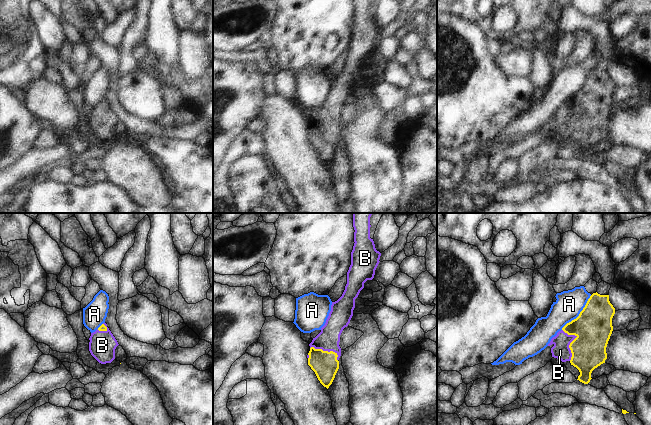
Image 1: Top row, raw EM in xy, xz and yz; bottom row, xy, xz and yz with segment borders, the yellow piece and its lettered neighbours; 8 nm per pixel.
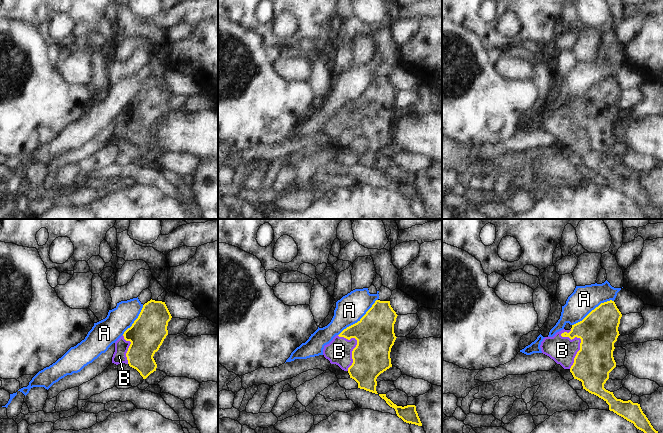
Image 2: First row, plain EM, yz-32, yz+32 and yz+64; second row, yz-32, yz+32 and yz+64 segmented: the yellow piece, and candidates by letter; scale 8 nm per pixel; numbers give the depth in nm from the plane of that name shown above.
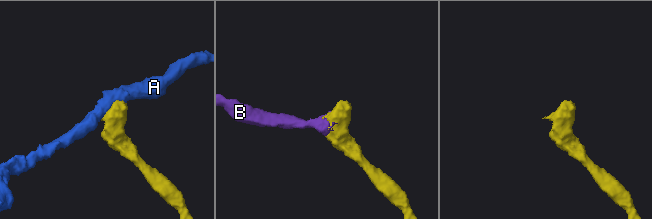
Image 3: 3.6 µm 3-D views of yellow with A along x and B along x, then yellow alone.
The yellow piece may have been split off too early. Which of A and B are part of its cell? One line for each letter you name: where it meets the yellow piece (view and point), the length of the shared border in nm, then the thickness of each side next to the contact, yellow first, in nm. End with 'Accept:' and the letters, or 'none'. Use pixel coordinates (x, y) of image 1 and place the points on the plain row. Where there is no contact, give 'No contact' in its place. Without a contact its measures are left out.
B: Touches yellow at yz (571, 118). Shared border 260 nm. Thickness 300 nm (yellow) against 140 nm
Accept: B.

